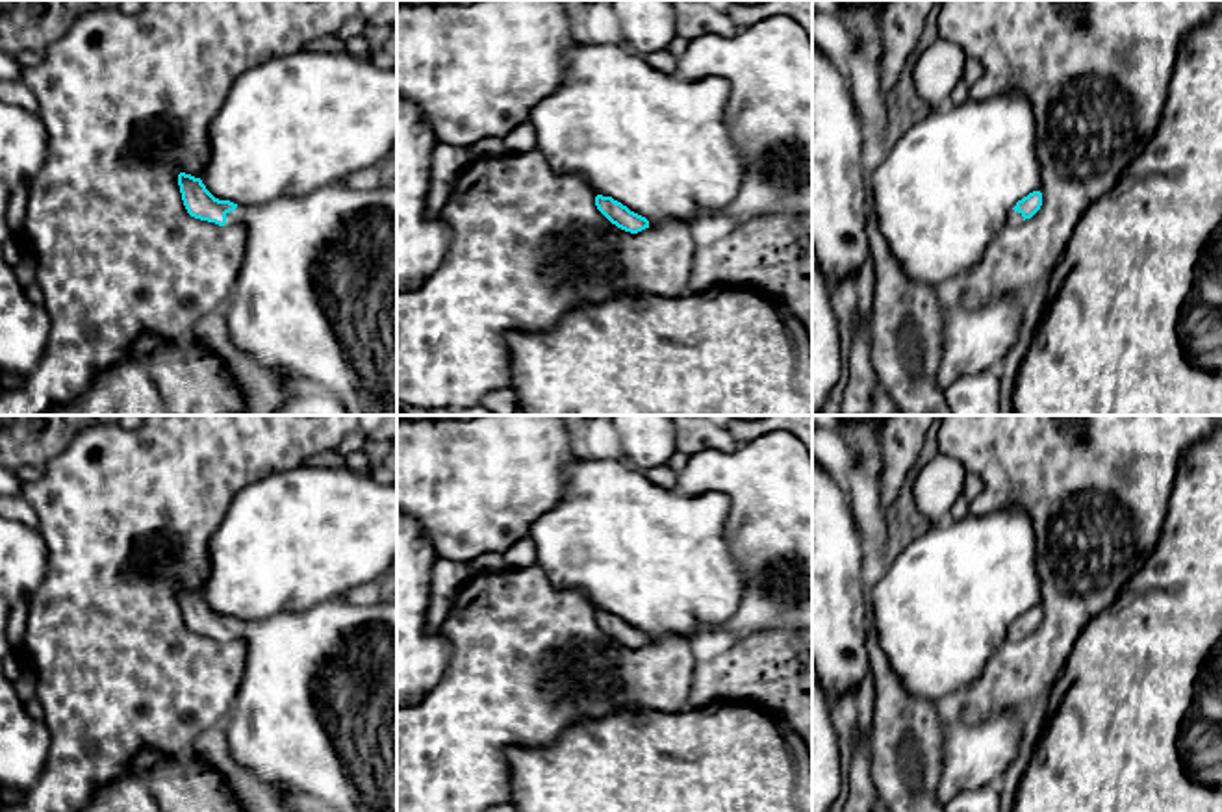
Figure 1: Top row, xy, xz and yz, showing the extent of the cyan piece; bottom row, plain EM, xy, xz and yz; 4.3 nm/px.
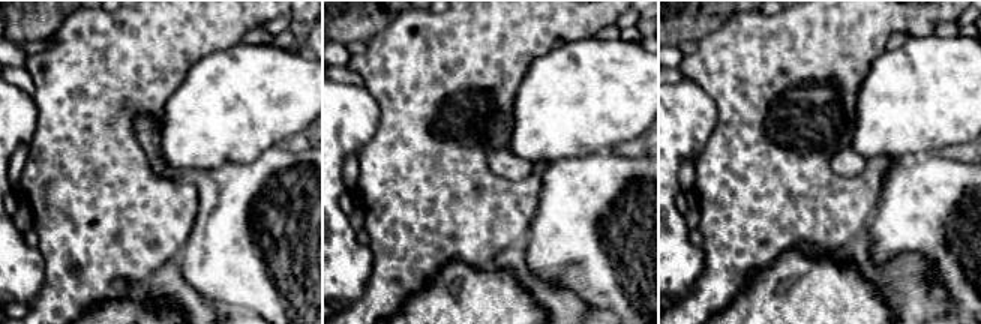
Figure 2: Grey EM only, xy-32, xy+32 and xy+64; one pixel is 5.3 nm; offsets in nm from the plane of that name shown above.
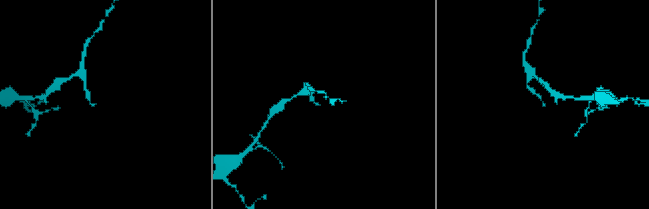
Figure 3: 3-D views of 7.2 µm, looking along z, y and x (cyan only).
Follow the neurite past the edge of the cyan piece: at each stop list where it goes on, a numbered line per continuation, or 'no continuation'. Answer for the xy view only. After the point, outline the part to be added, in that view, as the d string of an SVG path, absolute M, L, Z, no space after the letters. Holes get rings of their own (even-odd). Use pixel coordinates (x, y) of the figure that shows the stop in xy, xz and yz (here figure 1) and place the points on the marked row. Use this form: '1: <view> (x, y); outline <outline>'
1: xy (316, 299); outline M341 180L304 198L284 197L263 206L237 206L226 213L226 224L243 224L247 230L245 261L234 291L221 310L235 349L286 376L312 380L326 387L341 399L349 415L397 415L397 187L354 189Z

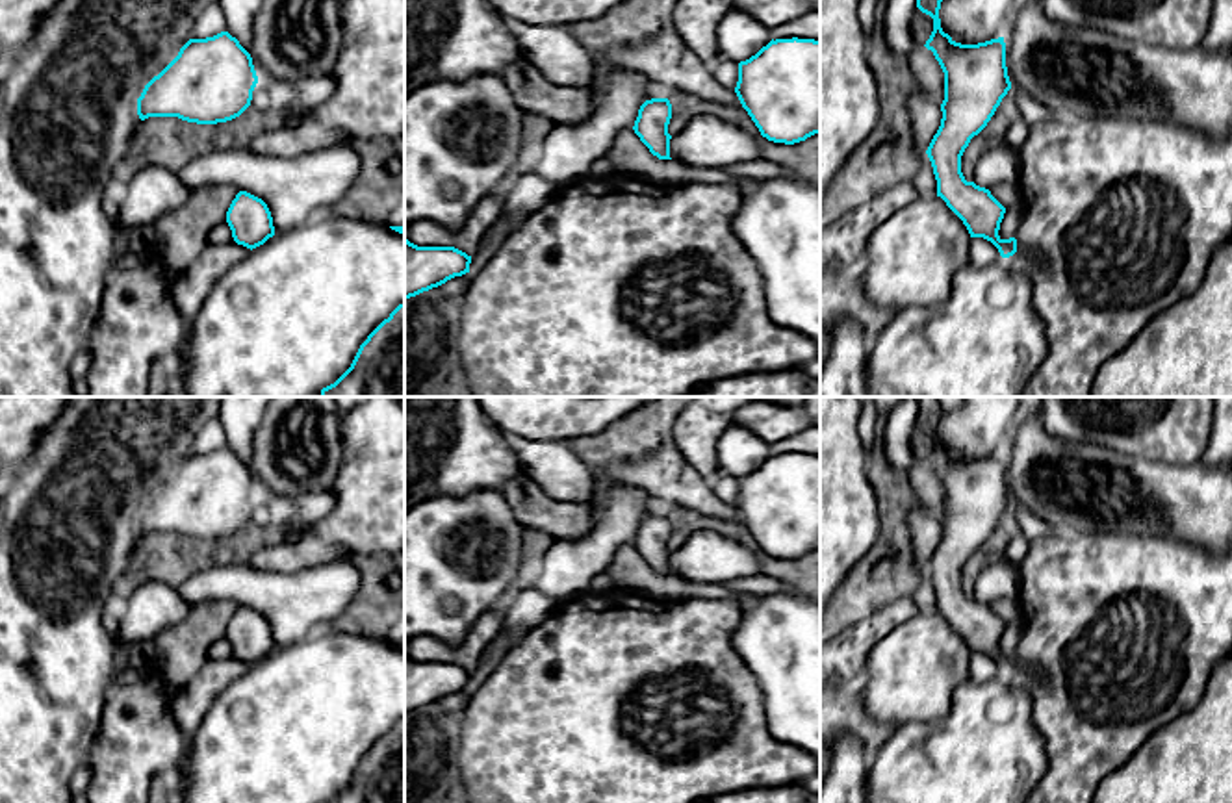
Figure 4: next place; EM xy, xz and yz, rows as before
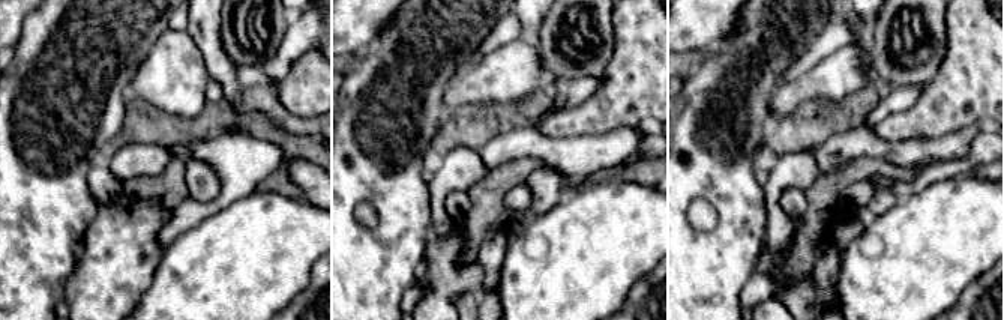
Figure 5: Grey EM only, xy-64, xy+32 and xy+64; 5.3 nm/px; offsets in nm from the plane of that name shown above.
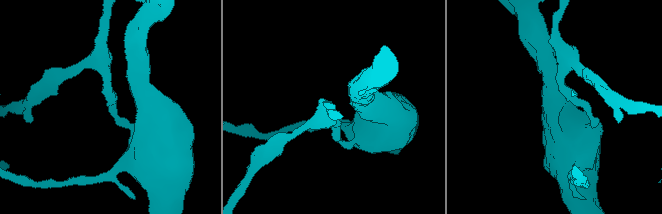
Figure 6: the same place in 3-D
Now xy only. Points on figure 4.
no continuation

